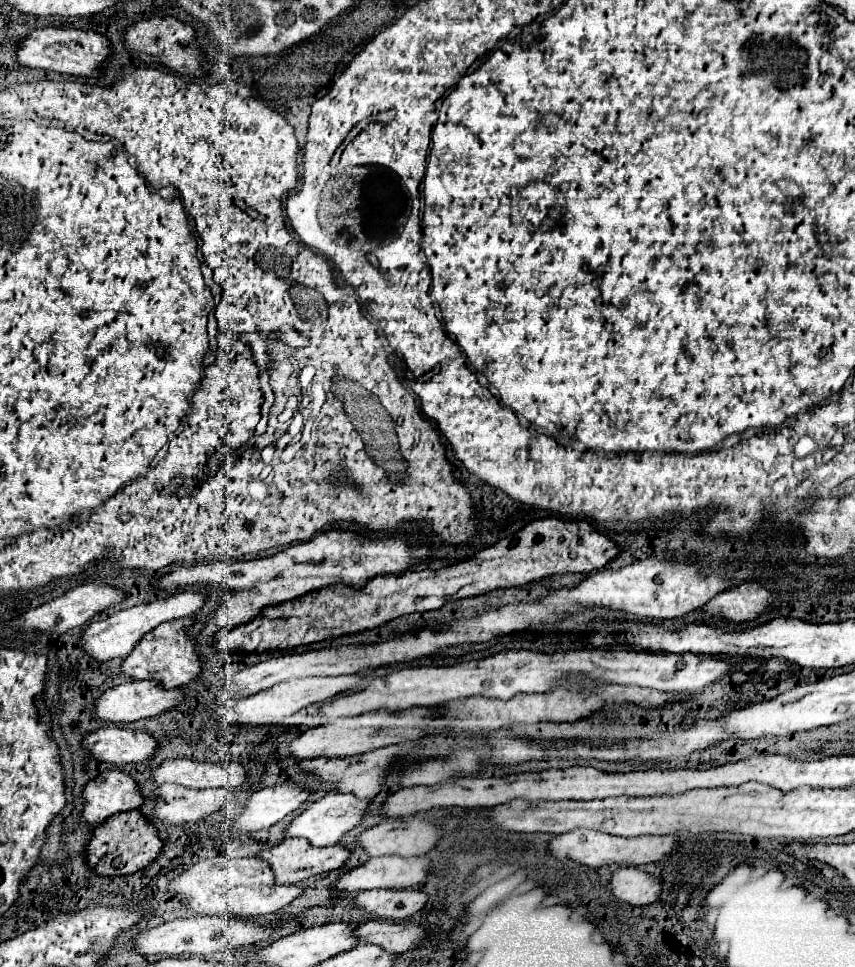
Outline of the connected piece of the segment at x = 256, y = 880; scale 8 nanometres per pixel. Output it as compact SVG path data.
M227 855L201 859L171 879L167 885L169 899L183 897L185 907L195 915L233 915L235 919L255 919L273 913L291 903L301 893L301 885L275 885L275 877L265 861L255 857L235 859Z

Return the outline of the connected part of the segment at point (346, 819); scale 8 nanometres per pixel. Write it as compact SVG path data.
M325 793L321 799L309 803L293 821L291 825L283 831L283 837L305 837L311 845L325 847L325 845L335 845L341 841L341 837L359 825L361 815L365 811L367 801L357 799L355 795L341 795L341 793Z

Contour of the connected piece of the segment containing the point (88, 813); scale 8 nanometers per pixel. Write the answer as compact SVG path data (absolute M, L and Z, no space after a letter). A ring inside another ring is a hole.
M117 769L99 773L83 787L83 821L97 825L109 815L141 807L143 799L131 775Z

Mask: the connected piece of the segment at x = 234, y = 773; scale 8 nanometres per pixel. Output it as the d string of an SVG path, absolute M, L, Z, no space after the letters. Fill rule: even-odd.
M165 759L157 769L151 771L151 781L157 785L177 783L193 789L205 787L237 789L245 783L245 779L247 775L241 765L215 765L189 759Z

